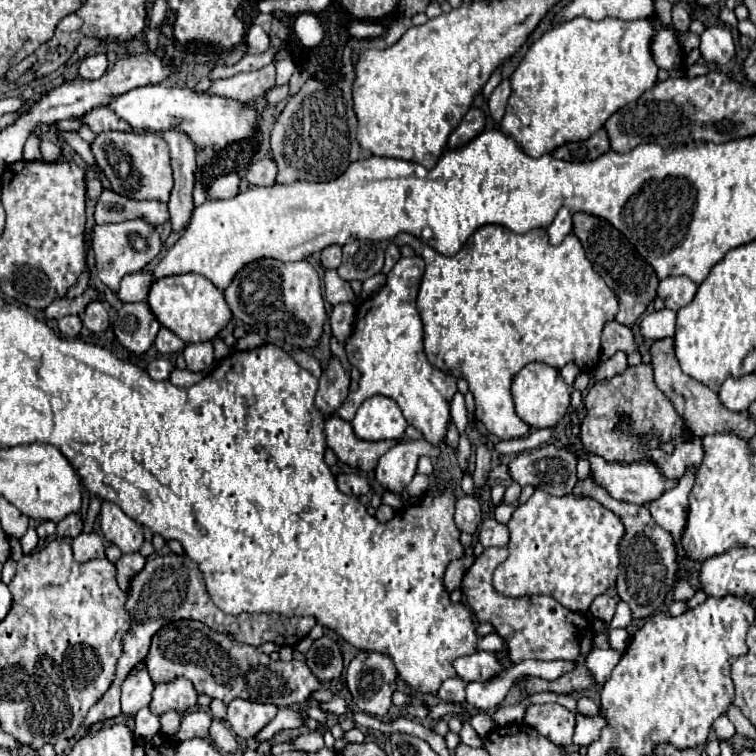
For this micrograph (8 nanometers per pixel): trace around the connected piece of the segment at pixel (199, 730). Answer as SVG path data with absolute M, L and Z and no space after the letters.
M196 707L194 711L188 711L182 717L180 731L176 733L176 737L172 737L172 741L180 743L180 741L186 741L186 739L192 739L192 737L208 739L208 727L210 727L210 723L212 723L212 717Z

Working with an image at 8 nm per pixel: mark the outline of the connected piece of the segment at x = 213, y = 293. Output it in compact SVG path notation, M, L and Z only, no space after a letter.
M182 273L156 279L148 289L146 303L156 315L158 323L174 331L184 343L202 343L214 339L214 335L224 329L226 323L232 319L230 307L222 291L214 287L206 277L196 273Z

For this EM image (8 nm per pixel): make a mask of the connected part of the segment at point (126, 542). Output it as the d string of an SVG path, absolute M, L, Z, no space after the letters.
M104 501L100 511L100 529L108 543L114 543L122 553L140 551L144 543L142 525L130 519L116 503Z

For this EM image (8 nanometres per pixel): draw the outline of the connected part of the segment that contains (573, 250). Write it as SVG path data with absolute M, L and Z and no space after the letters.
M484 225L470 235L456 255L446 257L434 251L434 257L430 259L428 251L432 249L414 235L400 233L394 243L418 245L418 253L426 263L416 305L424 323L424 351L428 361L440 371L468 381L468 389L476 401L476 417L492 435L512 439L524 437L530 431L516 415L510 395L510 381L524 365L540 361L554 369L562 369L566 363L576 363L582 371L590 371L598 365L600 331L606 321L614 319L618 299L590 267L590 261L574 235L568 235L558 247L554 247L548 243L548 235L540 227L518 235L500 225Z

